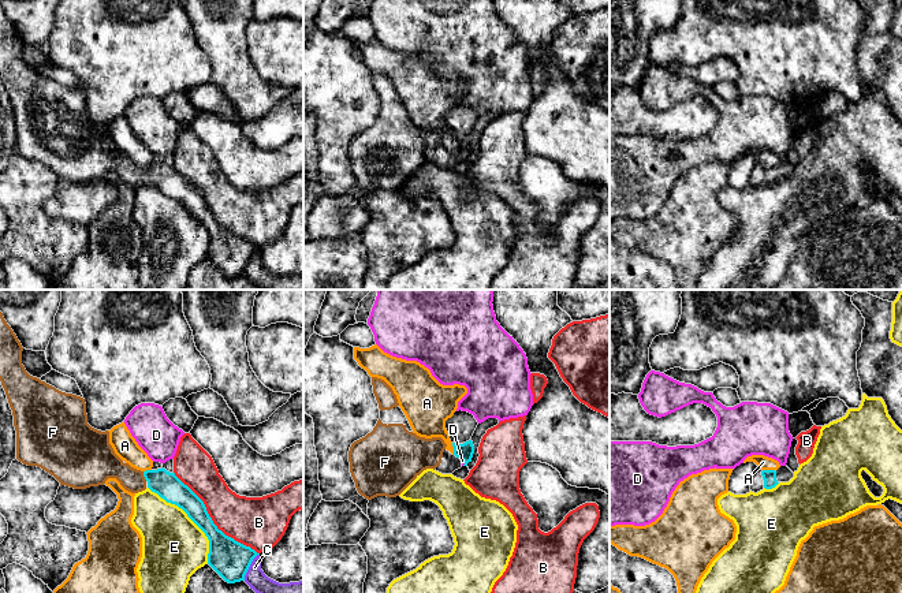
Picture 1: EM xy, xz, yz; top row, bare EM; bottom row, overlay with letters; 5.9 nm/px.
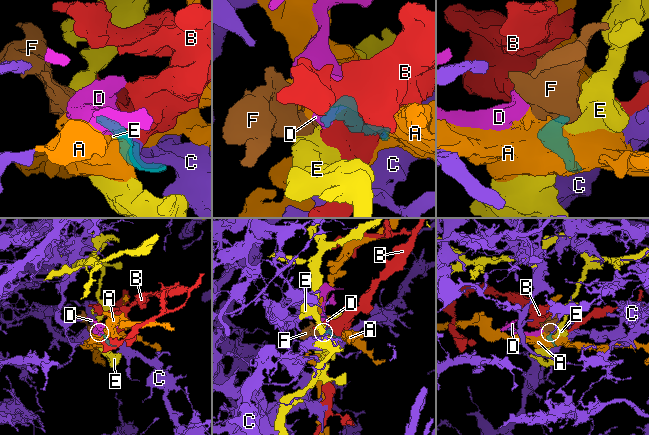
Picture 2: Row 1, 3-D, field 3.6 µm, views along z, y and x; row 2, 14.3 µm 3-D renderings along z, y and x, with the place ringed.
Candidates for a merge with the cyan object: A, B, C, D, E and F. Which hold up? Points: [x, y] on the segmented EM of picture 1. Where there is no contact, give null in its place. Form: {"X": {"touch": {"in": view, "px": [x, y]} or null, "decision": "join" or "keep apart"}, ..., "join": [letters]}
{"A": {"touch": {"in": "xz", "px": [454, 448]}, "decision": "keep apart"}, "B": {"touch": {"in": "xy", "px": [212, 521]}, "decision": "keep apart"}, "C": {"touch": {"in": "xy", "px": [249, 566]}, "decision": "keep apart"}, "D": {"touch": {"in": "xz", "px": [463, 461]}, "decision": "keep apart"}, "E": {"touch": {"in": "xy", "px": [190, 518]}, "decision": "keep apart"}, "F": {"touch": {"in": "xy", "px": [144, 476]}, "decision": "join"}, "join": ["F"]}

